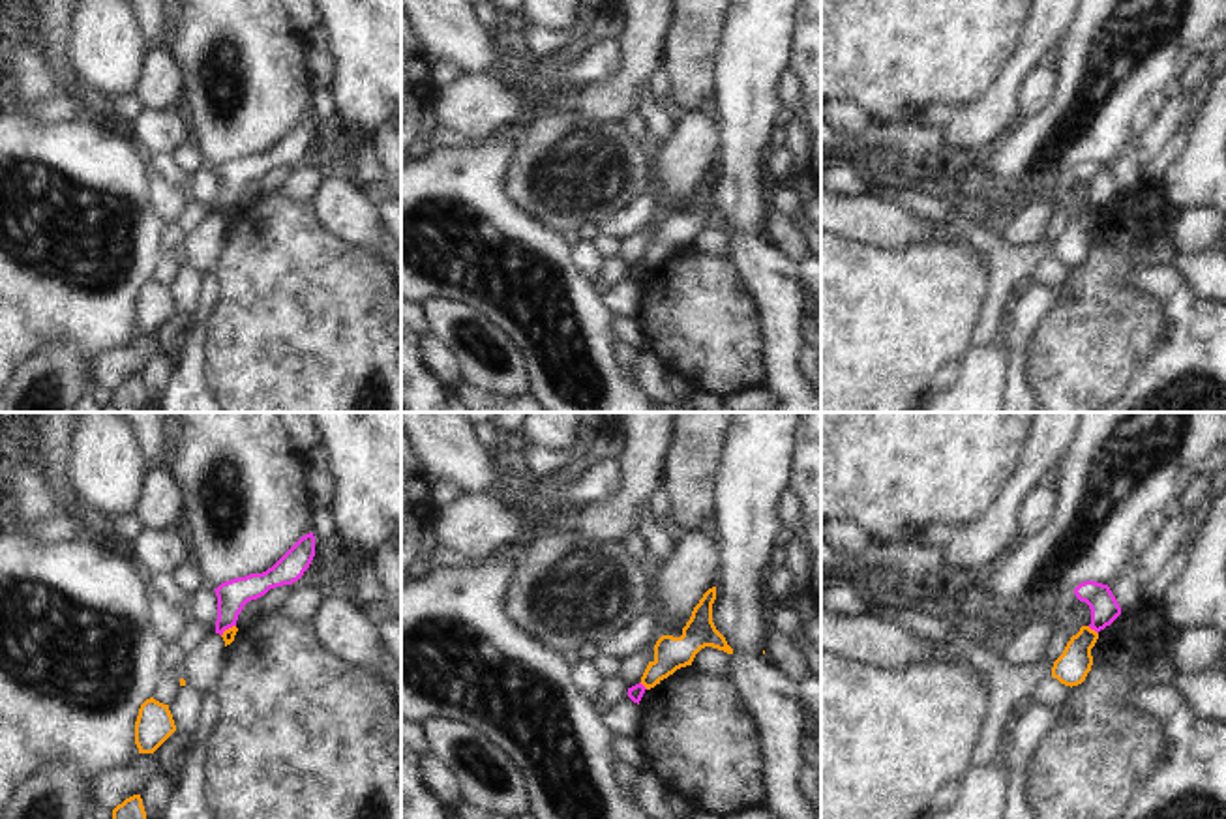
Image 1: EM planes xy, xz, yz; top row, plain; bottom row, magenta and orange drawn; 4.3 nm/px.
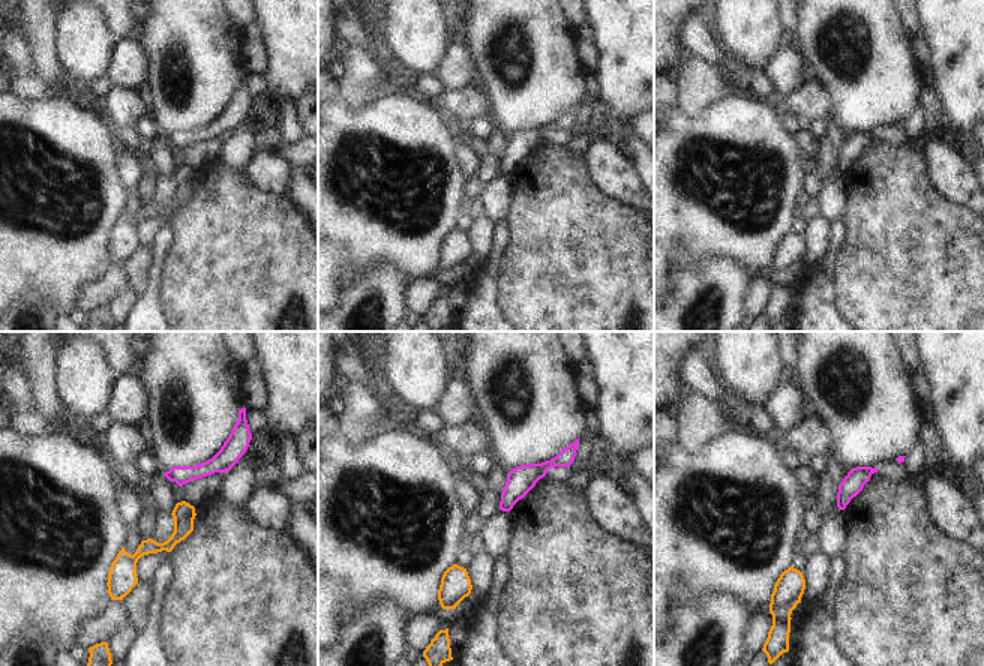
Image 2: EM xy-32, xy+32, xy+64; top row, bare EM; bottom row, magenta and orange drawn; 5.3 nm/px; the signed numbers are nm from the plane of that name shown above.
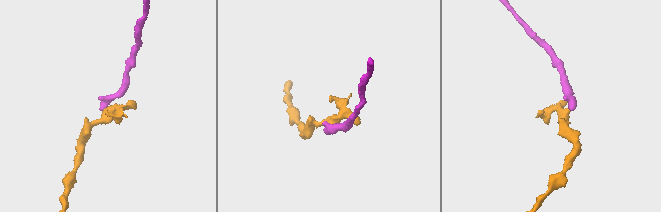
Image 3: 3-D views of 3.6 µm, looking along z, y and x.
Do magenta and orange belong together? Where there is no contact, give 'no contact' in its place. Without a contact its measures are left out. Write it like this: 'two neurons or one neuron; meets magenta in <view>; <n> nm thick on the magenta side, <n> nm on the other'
two neurons; meets magenta in yz; 120 nm thick on the magenta side, 150 nm on the other

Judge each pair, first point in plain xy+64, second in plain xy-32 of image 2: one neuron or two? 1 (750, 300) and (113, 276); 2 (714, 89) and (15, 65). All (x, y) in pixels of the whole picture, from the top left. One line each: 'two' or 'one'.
1: one
2: one

